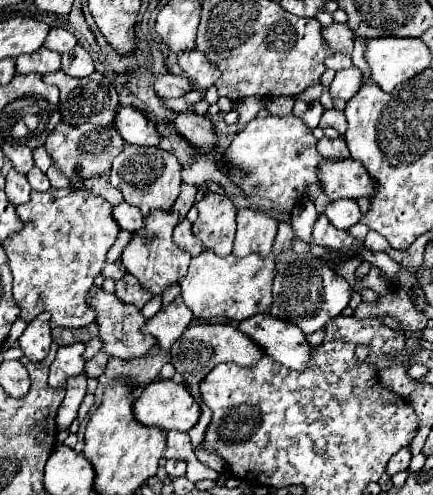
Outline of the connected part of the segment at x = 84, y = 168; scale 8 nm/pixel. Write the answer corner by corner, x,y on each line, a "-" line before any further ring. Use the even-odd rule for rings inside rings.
59,124
45,142
47,152
51,154
53,162
63,170
63,174
71,182
81,182
91,176
107,176
111,170
113,158
123,150
125,140
119,136
115,126
99,126
99,124
81,124
81,126
69,126

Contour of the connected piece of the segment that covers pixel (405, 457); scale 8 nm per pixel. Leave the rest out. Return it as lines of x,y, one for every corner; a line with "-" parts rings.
403,448
403,452
397,452
395,456
391,456
391,460
389,460
387,468
385,468
387,476
393,476
393,474
397,474
397,472
401,472
401,470
407,470
409,460
411,460
409,448

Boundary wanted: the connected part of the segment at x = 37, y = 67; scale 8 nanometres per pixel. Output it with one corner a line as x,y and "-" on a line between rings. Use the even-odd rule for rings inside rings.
41,46
33,54
21,54
17,58
17,72
19,74
47,74
61,68
61,56
45,46

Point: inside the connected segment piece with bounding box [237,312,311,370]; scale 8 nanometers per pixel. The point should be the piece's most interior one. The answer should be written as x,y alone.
283,342

